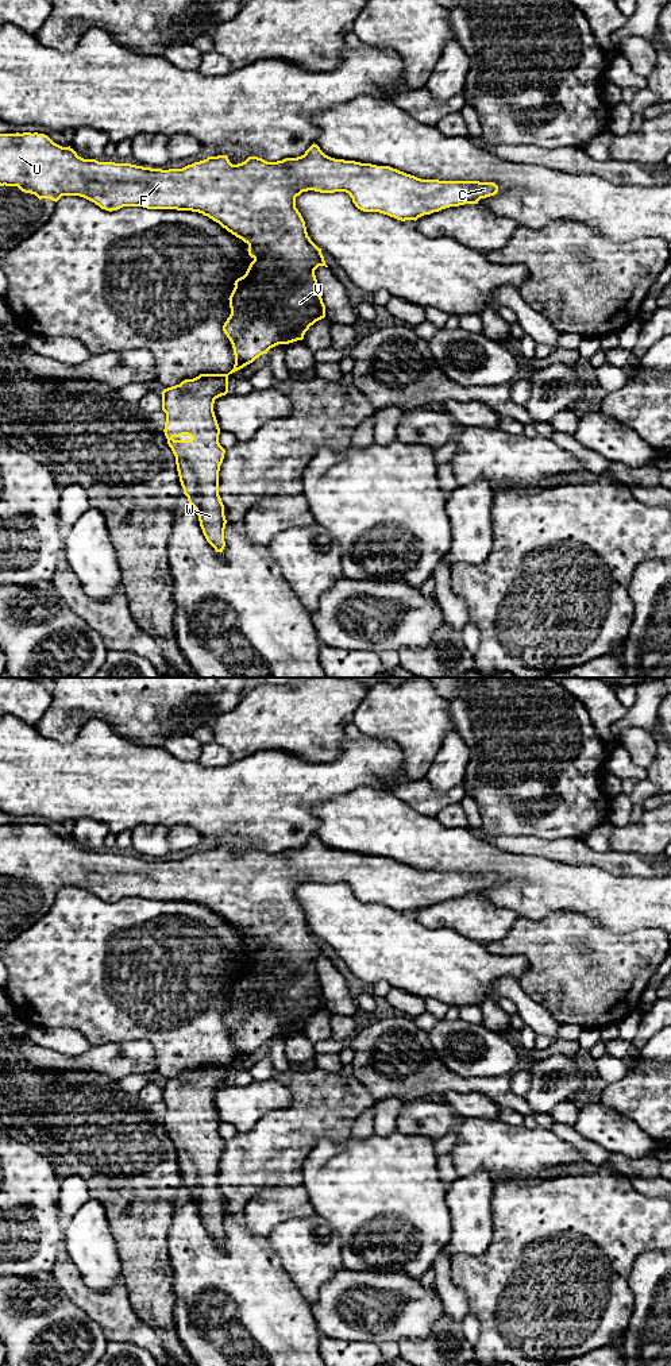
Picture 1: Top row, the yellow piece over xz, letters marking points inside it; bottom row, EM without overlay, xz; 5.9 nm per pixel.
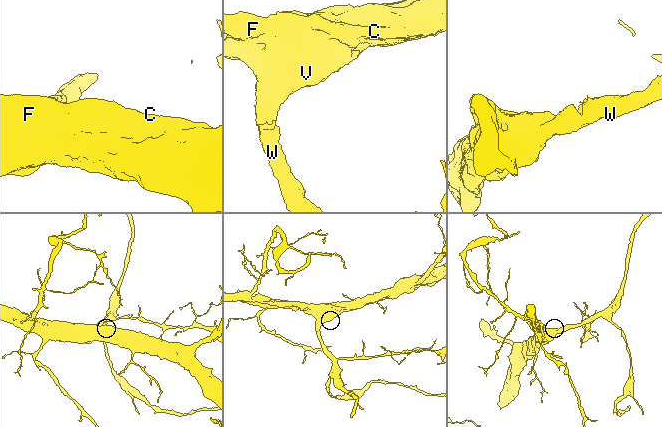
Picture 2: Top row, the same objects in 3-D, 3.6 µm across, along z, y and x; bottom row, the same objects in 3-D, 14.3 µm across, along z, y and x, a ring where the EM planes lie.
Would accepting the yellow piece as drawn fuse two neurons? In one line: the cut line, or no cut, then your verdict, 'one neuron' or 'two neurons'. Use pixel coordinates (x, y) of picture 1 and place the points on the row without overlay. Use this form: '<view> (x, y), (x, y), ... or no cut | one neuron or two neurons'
no cut | one neuron

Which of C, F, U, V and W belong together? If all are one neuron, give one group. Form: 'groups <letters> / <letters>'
groups C F U V W

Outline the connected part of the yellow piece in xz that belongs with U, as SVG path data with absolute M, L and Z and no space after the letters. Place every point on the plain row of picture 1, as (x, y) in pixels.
M38 823L0 825L0 877L4 876L55 894L62 887L80 887L109 903L123 898L198 903L248 935L247 942L254 952L234 975L228 989L231 1006L223 1016L234 1039L234 1060L228 1065L200 1065L162 1083L162 1101L166 1104L163 1123L176 1147L184 1185L196 1200L203 1224L216 1243L223 1243L225 1238L227 1211L219 1186L219 1162L225 1141L219 1134L215 1091L228 1084L230 1065L278 1035L302 1031L309 1018L325 1008L315 961L328 957L321 939L308 927L296 888L308 881L346 883L363 903L416 912L450 898L478 895L481 890L498 883L494 873L421 871L390 857L335 850L315 834L304 846L277 853L248 848L232 856L227 846L217 846L182 860L162 861L84 850L70 837L62 838Z

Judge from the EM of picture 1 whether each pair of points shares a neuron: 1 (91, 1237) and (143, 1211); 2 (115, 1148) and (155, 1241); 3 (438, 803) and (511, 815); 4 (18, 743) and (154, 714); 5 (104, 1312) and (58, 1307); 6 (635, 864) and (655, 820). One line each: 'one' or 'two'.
1: two
2: one
3: two
4: two
5: two
6: two

